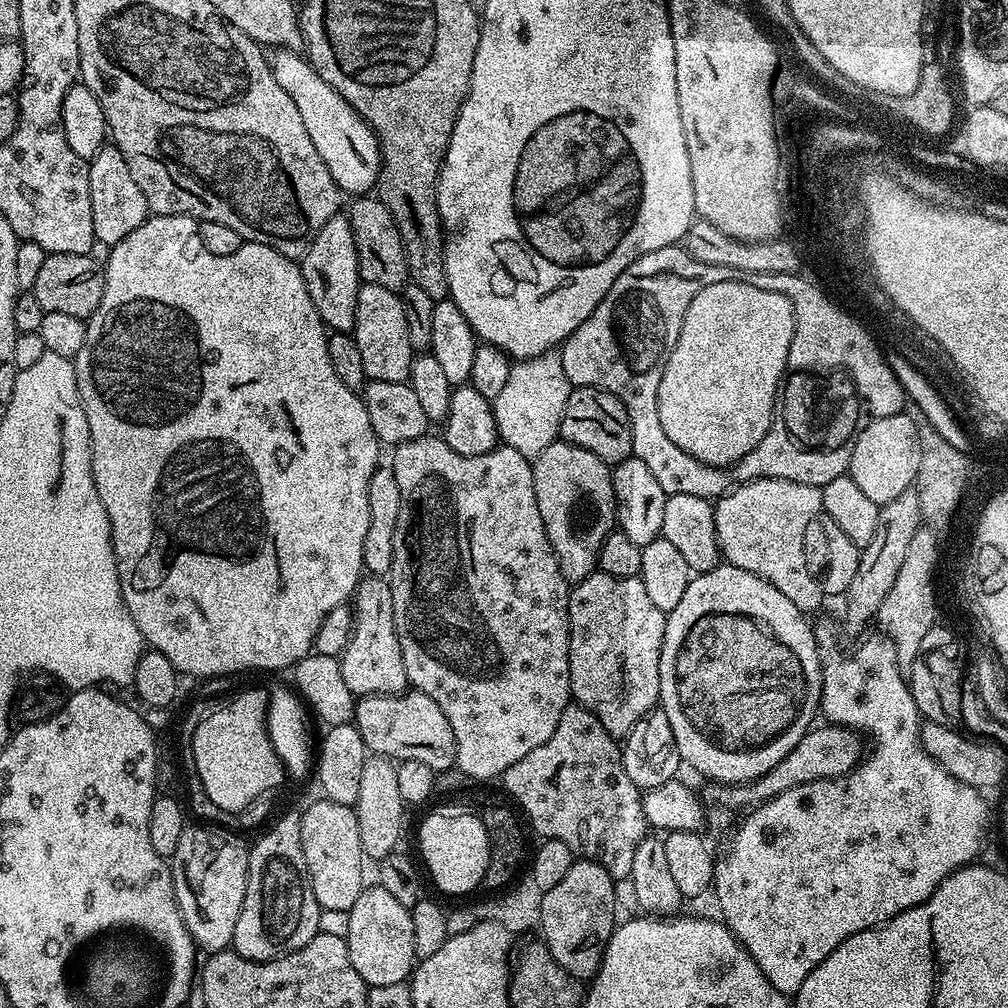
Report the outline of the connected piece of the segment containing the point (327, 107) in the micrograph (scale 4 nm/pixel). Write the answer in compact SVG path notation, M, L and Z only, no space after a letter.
M277 48L268 56L268 64L272 68L274 78L286 94L290 94L294 106L298 106L298 114L302 114L302 123L306 126L306 134L310 134L310 142L314 142L314 150L326 162L326 170L330 170L330 178L341 190L341 193L368 194L377 187L380 179L380 144L372 127L362 119L314 70L303 55L288 48Z

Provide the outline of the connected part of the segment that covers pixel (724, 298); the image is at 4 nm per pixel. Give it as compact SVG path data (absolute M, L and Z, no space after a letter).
M714 282L714 286L706 286L694 294L694 302L686 310L686 318L682 322L682 330L678 334L678 342L674 342L674 350L670 350L668 361L664 364L662 370L662 382L658 382L658 422L662 422L662 430L674 446L681 450L686 450L698 462L709 464L715 468L731 468L732 465L739 462L743 456L750 454L772 425L772 415L776 412L776 401L778 393L782 387L782 381L786 376L788 367L788 355L790 354L790 342L794 338L794 306L790 298L783 296L781 292L774 290L758 290L758 286L746 286L746 282Z

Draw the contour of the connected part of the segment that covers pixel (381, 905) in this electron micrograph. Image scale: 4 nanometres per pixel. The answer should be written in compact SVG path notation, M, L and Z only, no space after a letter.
M382 886L375 887L365 887L364 892L358 894L358 902L354 902L354 906L346 914L346 920L348 920L346 939L348 941L350 962L354 962L354 970L358 970L360 977L369 986L403 984L411 977L418 963L418 957L414 950L412 914L410 909L402 906L402 902L398 902L398 898L394 898L394 894L390 894L390 890L386 890Z

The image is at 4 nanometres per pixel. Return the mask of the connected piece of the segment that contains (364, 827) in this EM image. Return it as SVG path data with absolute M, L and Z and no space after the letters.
M369 755L362 766L362 779L358 782L358 798L354 805L358 818L358 834L362 838L365 857L379 862L397 851L400 831L404 828L406 805L398 790L398 770L389 757Z

